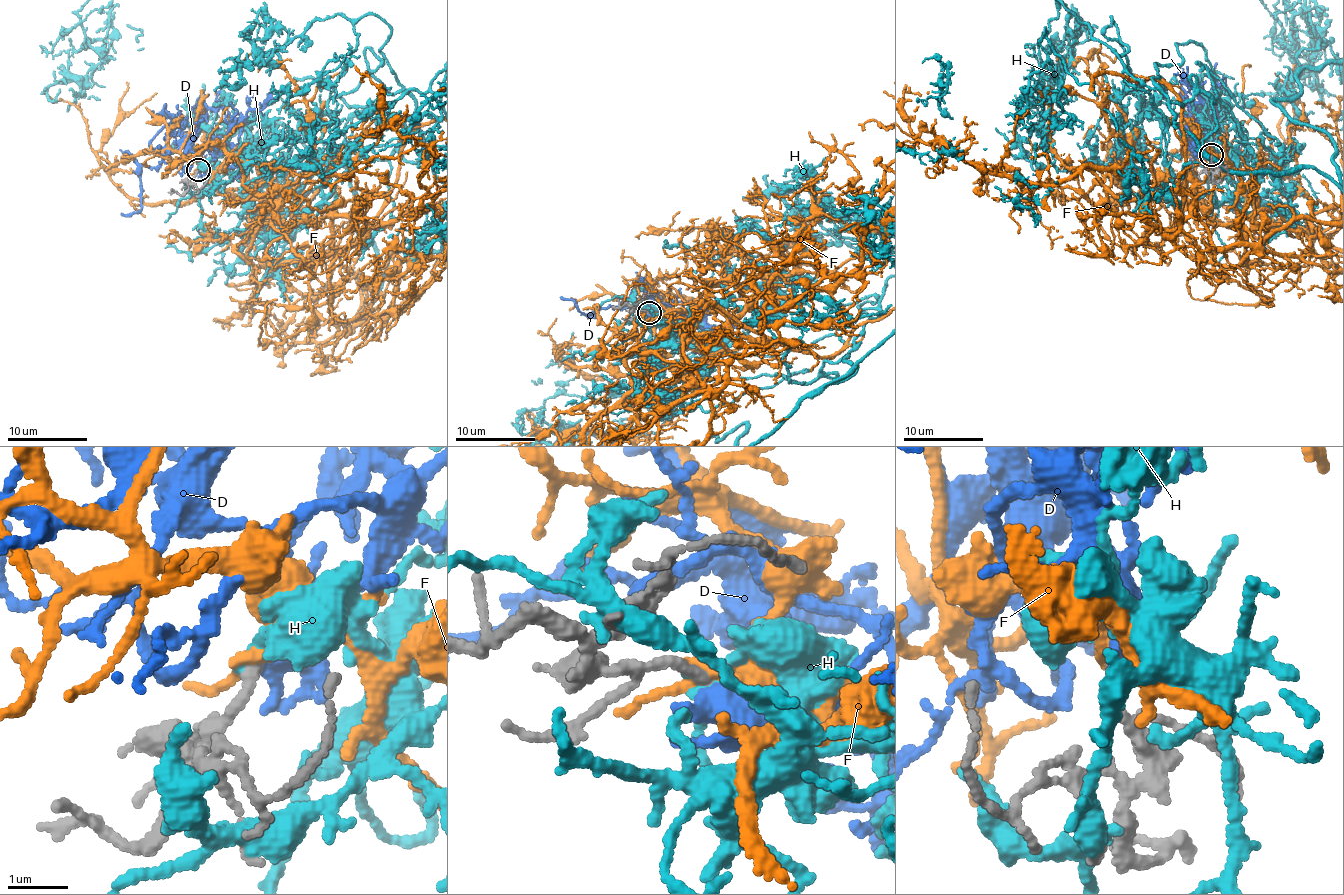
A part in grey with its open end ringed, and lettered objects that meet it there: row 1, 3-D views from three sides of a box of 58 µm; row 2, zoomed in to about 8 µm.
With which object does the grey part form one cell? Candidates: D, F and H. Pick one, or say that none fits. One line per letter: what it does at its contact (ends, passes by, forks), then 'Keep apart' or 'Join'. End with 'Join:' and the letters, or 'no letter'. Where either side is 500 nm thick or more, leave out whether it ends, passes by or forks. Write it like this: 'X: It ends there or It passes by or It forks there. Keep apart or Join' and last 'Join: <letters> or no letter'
D: It forks there. Join
F: It passes by. Keep apart
H: It passes by. Keep apart
Join: D

